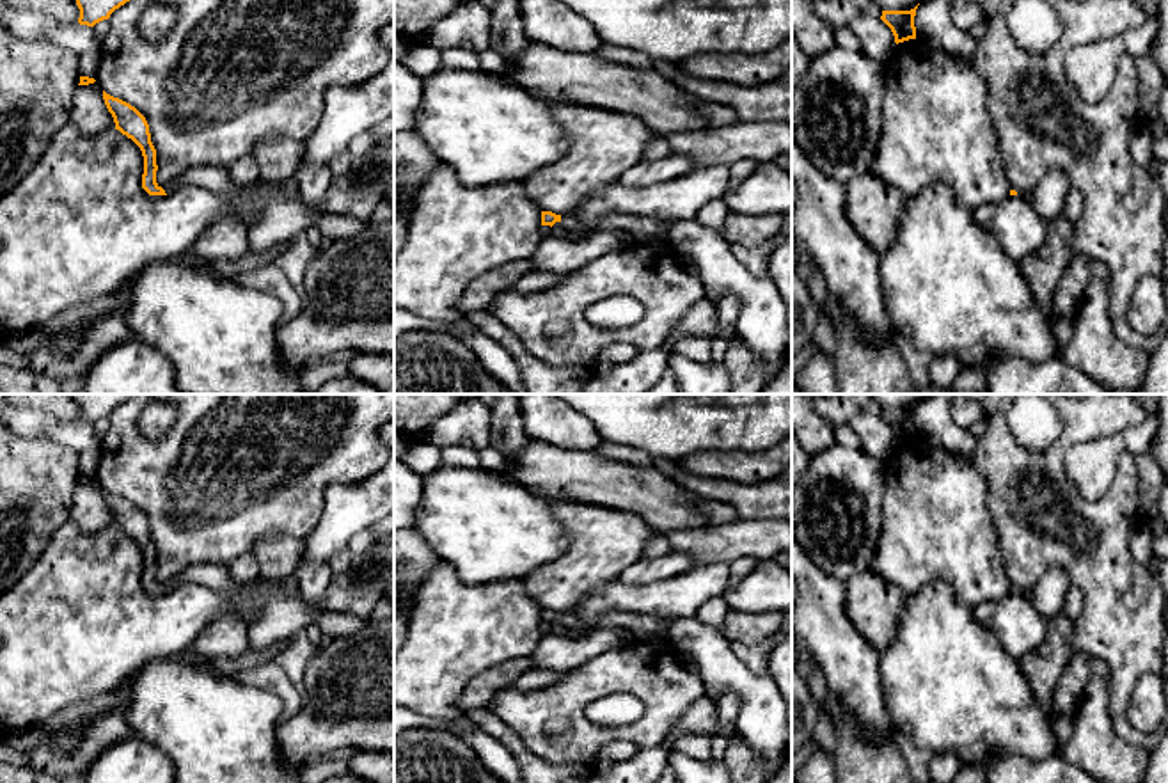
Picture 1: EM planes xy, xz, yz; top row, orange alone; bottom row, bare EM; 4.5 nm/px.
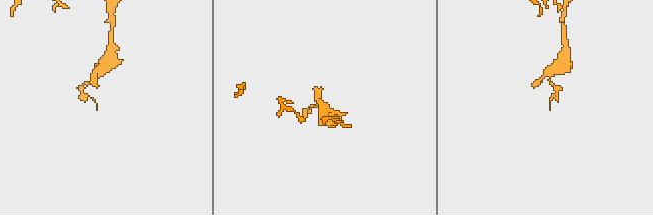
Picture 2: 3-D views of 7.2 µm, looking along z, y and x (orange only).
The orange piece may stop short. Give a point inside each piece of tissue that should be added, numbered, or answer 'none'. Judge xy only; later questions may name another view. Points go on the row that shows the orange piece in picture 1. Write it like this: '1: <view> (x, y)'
1: xy (212, 178)

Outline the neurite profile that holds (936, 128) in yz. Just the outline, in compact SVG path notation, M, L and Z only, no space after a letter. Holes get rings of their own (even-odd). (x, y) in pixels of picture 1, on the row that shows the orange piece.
M909 39L886 62L888 92L882 101L882 135L870 167L905 197L934 183L948 185L960 206L975 211L1010 195L999 142L987 110L987 83L971 62L960 62L934 44Z

